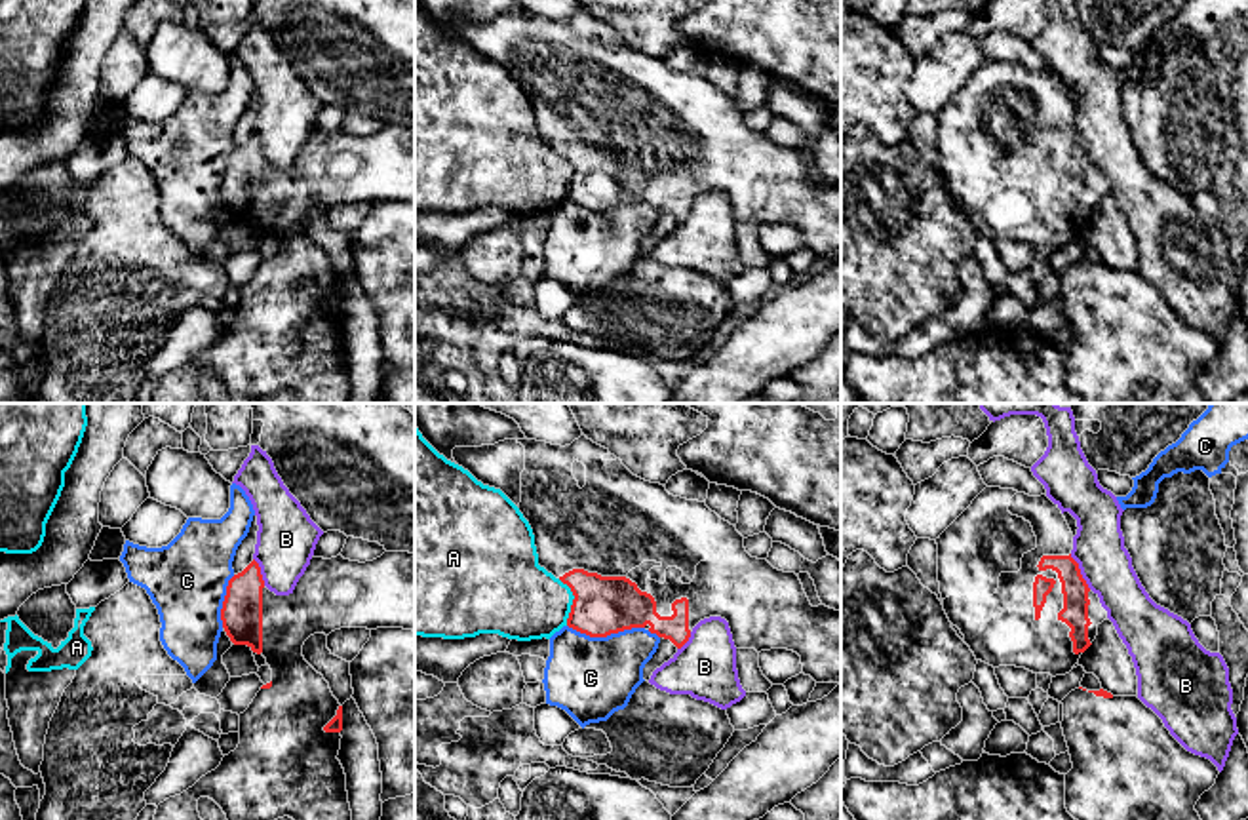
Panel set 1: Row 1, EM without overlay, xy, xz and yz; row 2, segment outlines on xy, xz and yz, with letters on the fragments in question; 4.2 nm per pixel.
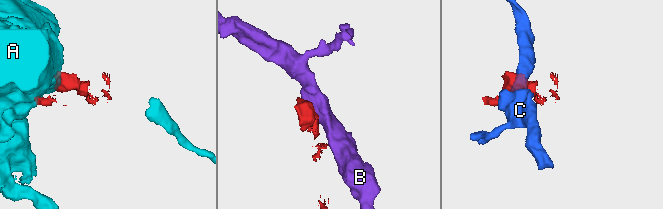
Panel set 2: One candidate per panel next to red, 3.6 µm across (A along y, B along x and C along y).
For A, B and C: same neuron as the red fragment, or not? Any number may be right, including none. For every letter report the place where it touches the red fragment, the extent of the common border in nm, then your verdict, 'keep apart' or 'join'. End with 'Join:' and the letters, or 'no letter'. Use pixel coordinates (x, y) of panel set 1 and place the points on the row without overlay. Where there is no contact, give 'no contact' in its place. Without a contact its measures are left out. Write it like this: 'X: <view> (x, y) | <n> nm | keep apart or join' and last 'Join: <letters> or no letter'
A: xz (573, 175) | 200 nm | keep apart
B: yz (1079, 145) | 180 nm | keep apart
C: xz (605, 210) | 320 nm | keep apart
Join: no letter

